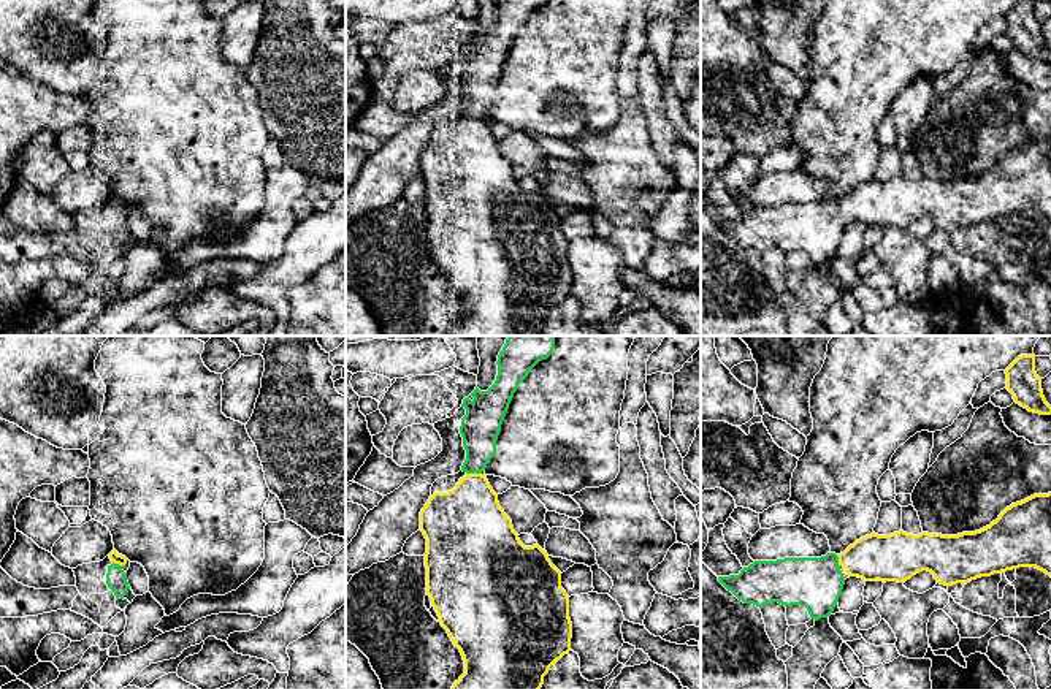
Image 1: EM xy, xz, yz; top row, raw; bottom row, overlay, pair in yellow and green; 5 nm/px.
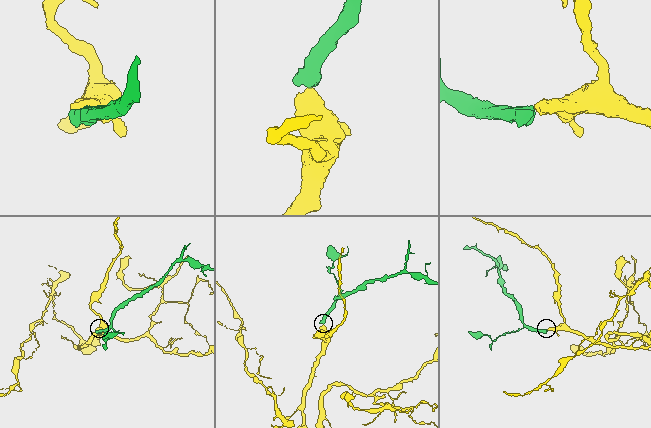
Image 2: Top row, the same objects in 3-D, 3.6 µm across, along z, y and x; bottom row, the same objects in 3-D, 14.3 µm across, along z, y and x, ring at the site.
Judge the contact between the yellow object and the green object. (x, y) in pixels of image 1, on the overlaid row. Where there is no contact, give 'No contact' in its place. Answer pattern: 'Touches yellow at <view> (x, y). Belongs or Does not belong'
Touches yellow at xz (474, 474). Belongs

